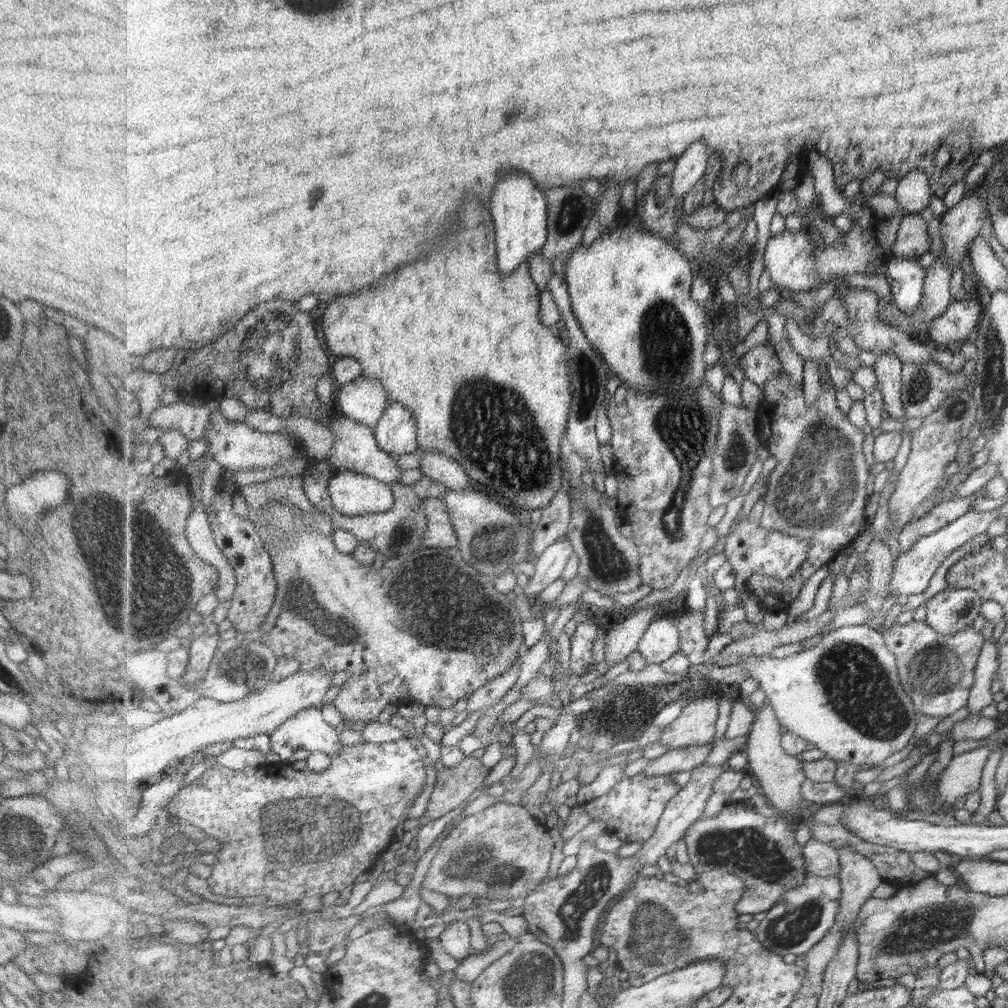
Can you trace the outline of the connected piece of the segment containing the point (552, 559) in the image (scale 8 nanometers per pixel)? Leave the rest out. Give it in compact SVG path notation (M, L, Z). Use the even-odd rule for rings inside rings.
M563 536L555 544L552 544L532 564L529 581L525 585L525 602L536 602L541 590L551 586L561 578L568 566L571 554L575 553L572 540Z

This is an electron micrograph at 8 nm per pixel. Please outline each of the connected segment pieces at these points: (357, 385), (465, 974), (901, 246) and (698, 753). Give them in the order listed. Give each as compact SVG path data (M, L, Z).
M364 374L353 382L342 385L335 400L340 414L371 426L374 430L391 401L382 382L368 379Z
M503 942L503 948L487 948L482 953L473 953L467 958L463 958L453 971L455 978L466 983L475 982L479 975L489 968L494 962L497 962L503 955L506 955L514 946L515 942Z
M920 213L907 214L901 223L893 255L915 259L925 256L929 248L929 223Z
M713 743L668 750L661 757L651 760L642 775L669 776L675 772L692 772L705 763L711 750L713 750Z

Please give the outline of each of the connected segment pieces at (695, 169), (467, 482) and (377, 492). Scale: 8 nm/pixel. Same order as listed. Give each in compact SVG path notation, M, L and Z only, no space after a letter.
M702 142L692 144L678 159L673 177L674 194L685 198L708 171L710 148Z
M426 451L422 456L419 468L423 476L440 482L451 490L461 492L471 486L471 478L467 469L452 456L439 451Z
M347 469L334 471L328 489L335 513L361 516L389 512L396 503L390 484Z

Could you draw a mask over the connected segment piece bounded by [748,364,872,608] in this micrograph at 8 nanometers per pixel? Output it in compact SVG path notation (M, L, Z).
M819 364L825 367L825 372L821 374L822 377L825 377L826 383L821 384L821 391L817 396L817 399L814 404L811 404L810 408L805 407L805 394L803 394L803 385L802 382L795 382L792 380L791 375L787 374L782 370L776 378L770 380L764 388L764 400L767 402L765 404L765 412L763 412L763 416L759 418L759 422L763 426L761 428L761 434L763 434L763 442L767 442L768 446L766 448L769 450L771 455L777 459L777 465L767 482L765 483L766 489L763 494L763 498L765 499L765 507L763 509L763 513L760 519L760 525L763 528L779 531L788 534L789 536L798 536L802 539L809 539L812 542L812 547L809 550L809 557L807 557L807 561L805 561L805 565L801 566L801 568L791 577L786 578L785 580L779 580L774 576L769 576L768 574L754 574L751 578L748 579L748 589L752 590L761 600L763 600L763 604L767 606L767 608L785 608L787 604L791 604L799 594L801 594L801 588L803 588L803 584L821 568L821 566L829 565L833 560L839 560L839 555L843 553L847 553L847 548L851 548L852 544L855 545L855 541L861 544L861 538L859 536L863 536L863 532L867 532L867 504L871 504L871 488L867 488L867 484L871 484L871 464L867 464L867 452L863 452L863 442L867 440L867 432L863 432L863 430L859 429L857 426L851 423L848 414L843 414L841 410L839 410L839 406L837 406L837 398L835 398L835 387L832 387L831 380L829 379L827 373L826 365Z

